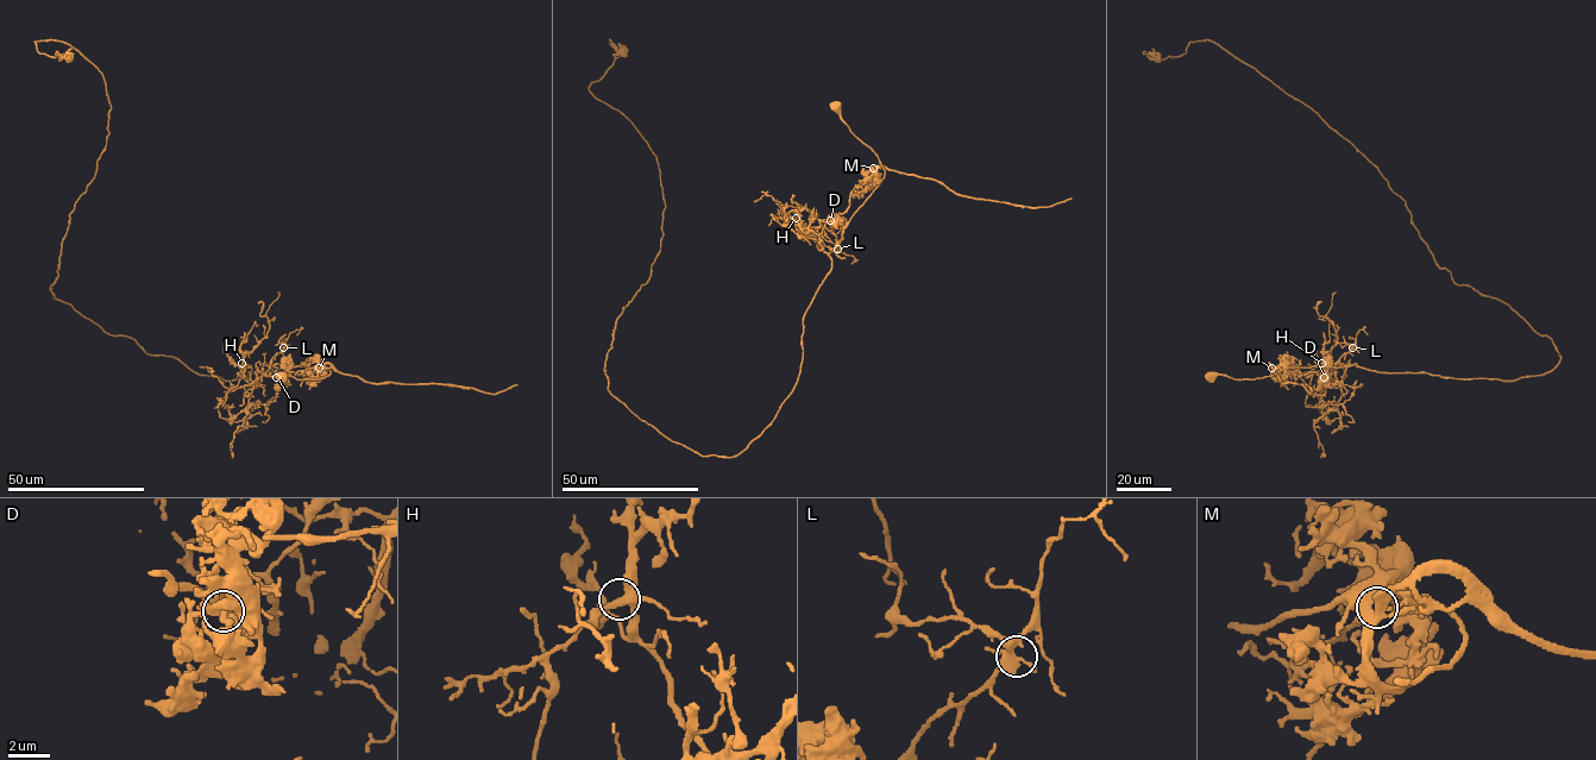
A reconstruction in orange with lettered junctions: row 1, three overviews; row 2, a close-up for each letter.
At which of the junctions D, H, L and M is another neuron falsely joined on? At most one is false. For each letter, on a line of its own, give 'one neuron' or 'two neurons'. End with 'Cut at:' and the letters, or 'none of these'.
D: two neurons
H: one neuron
L: one neuron
M: one neuron
Cut at: D

